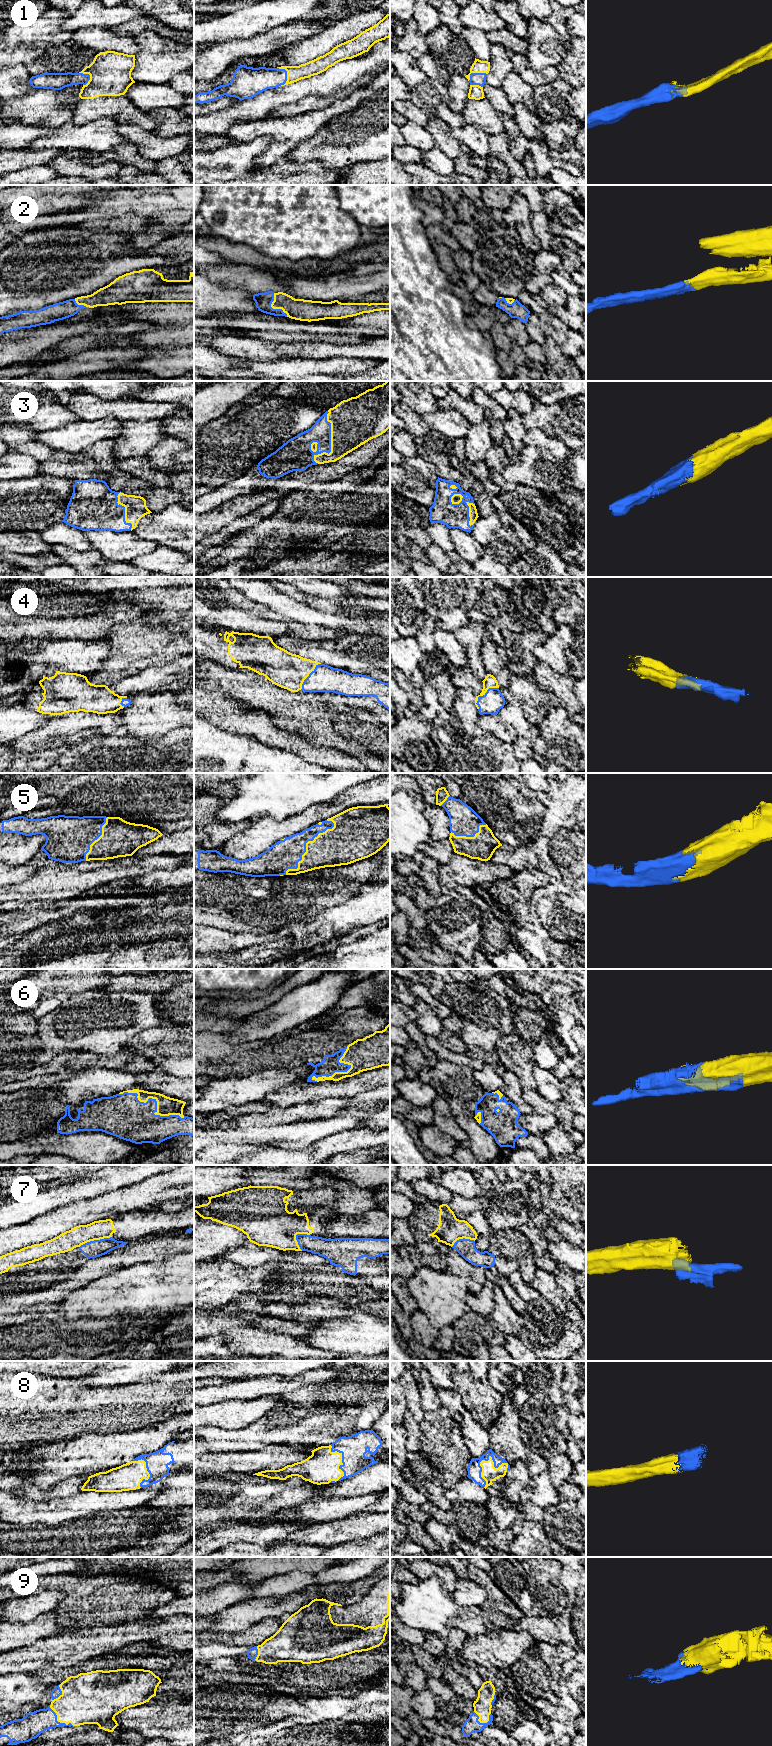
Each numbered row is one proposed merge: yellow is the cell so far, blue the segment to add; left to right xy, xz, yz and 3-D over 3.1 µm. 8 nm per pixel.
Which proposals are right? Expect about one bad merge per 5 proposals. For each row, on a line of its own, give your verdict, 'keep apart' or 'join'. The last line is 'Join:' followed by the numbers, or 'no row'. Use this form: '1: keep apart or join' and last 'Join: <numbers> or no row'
1: join
2: join
3: join
4: join
5: join
6: join
7: keep apart
8: join
9: join
Join: 1, 2, 3, 4, 5, 6, 8, 9

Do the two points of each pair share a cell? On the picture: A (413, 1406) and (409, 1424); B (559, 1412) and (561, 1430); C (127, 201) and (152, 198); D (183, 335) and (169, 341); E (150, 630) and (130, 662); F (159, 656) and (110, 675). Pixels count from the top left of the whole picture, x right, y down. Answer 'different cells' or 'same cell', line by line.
A: different cells
B: same cell
C: same cell
D: same cell
E: same cell
F: same cell

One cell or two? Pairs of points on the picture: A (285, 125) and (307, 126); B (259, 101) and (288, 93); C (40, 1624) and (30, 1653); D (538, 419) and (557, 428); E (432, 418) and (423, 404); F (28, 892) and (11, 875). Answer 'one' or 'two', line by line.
A: one
B: one
C: two
D: one
E: two
F: two

